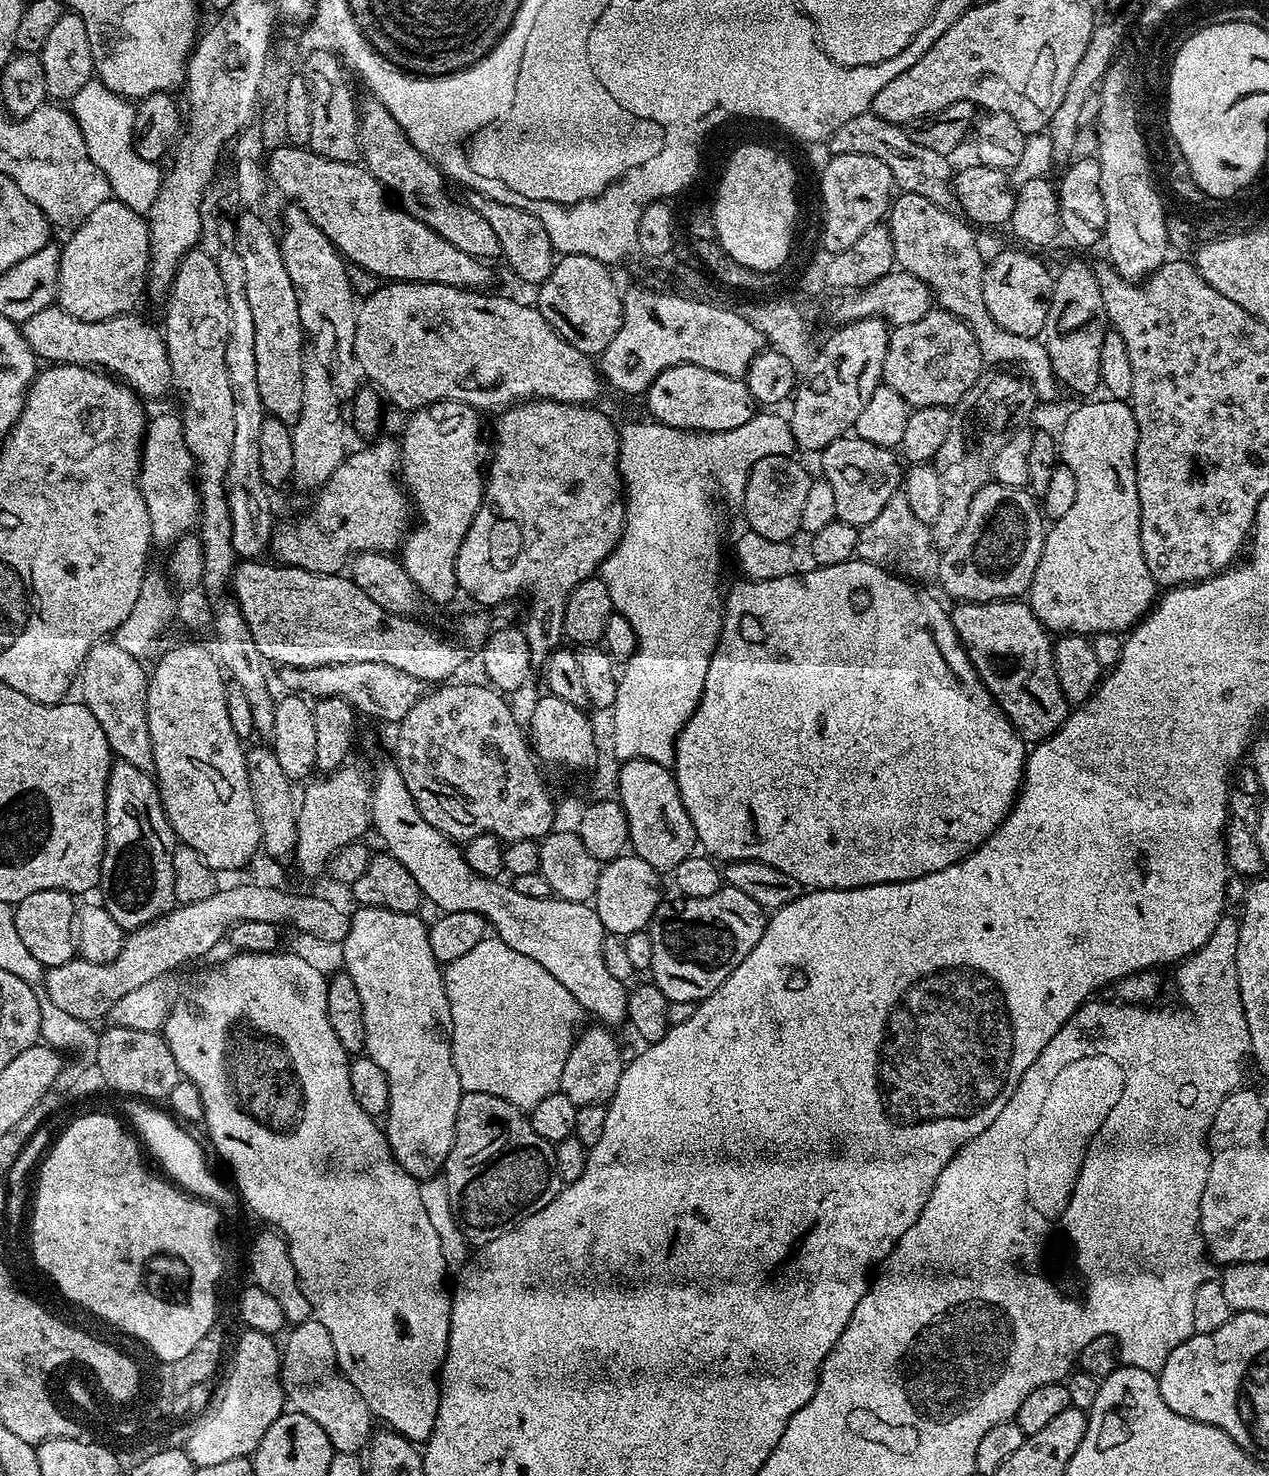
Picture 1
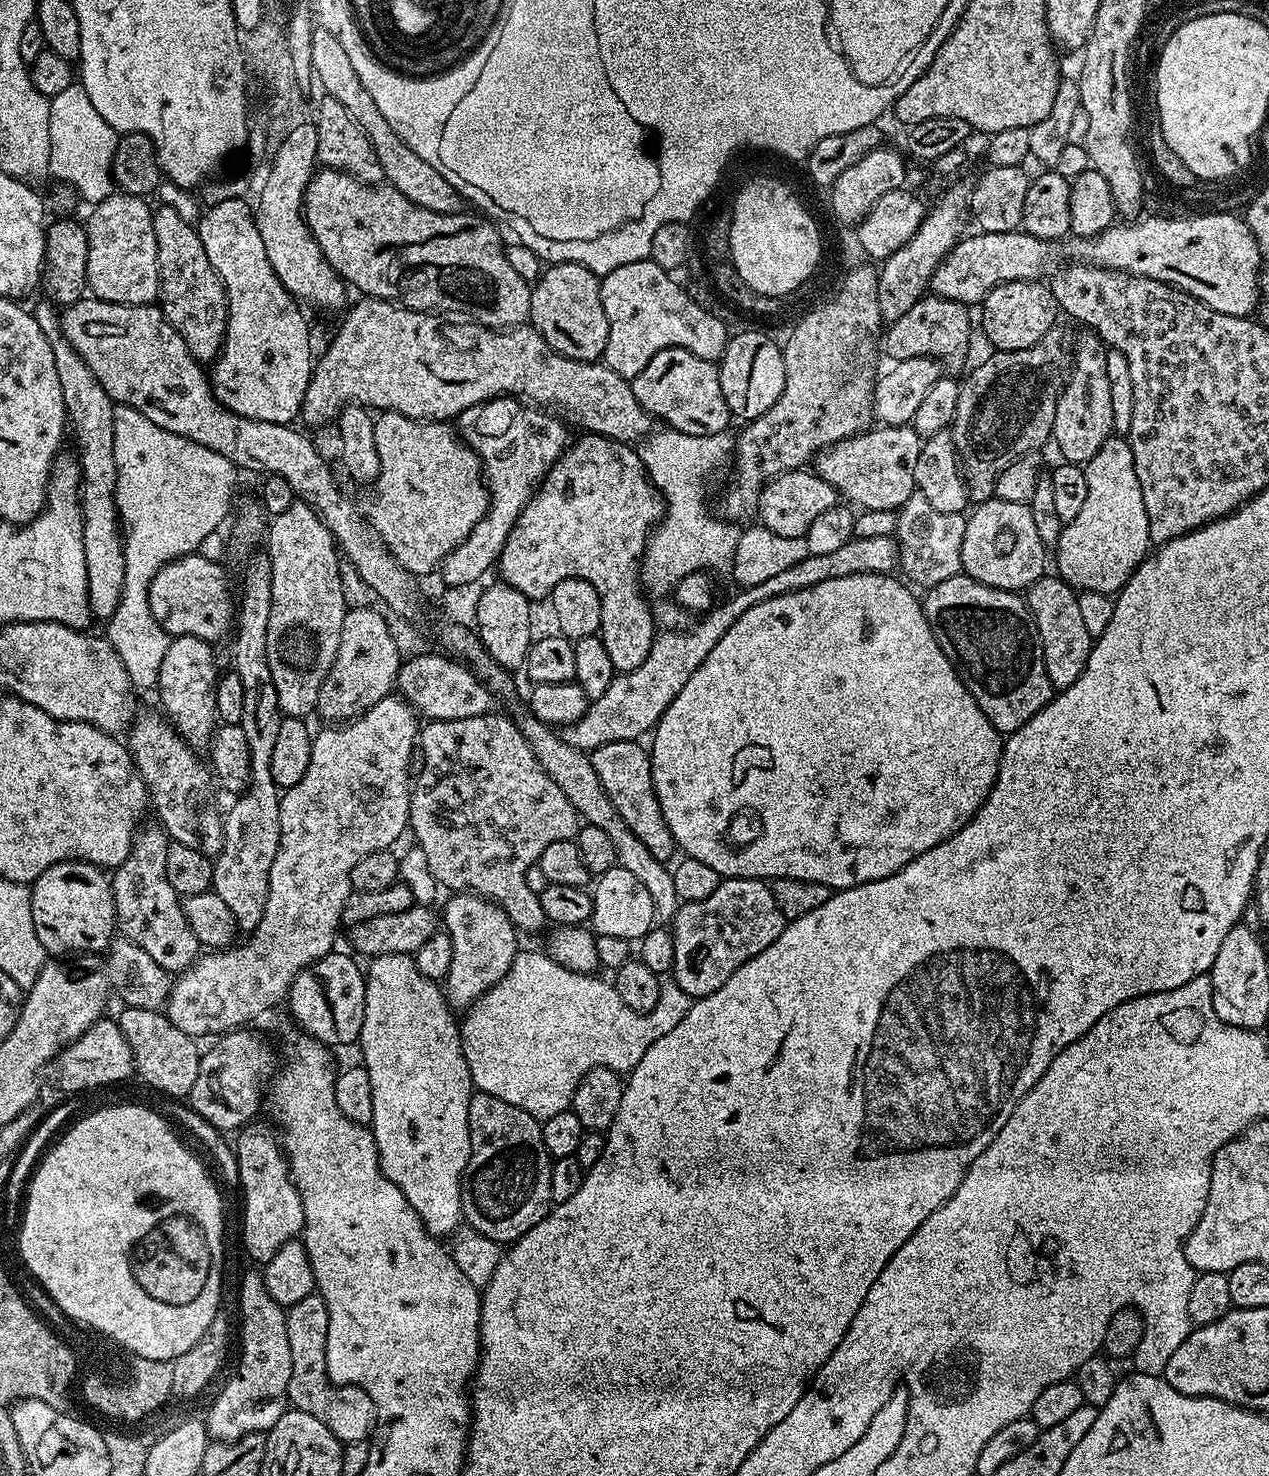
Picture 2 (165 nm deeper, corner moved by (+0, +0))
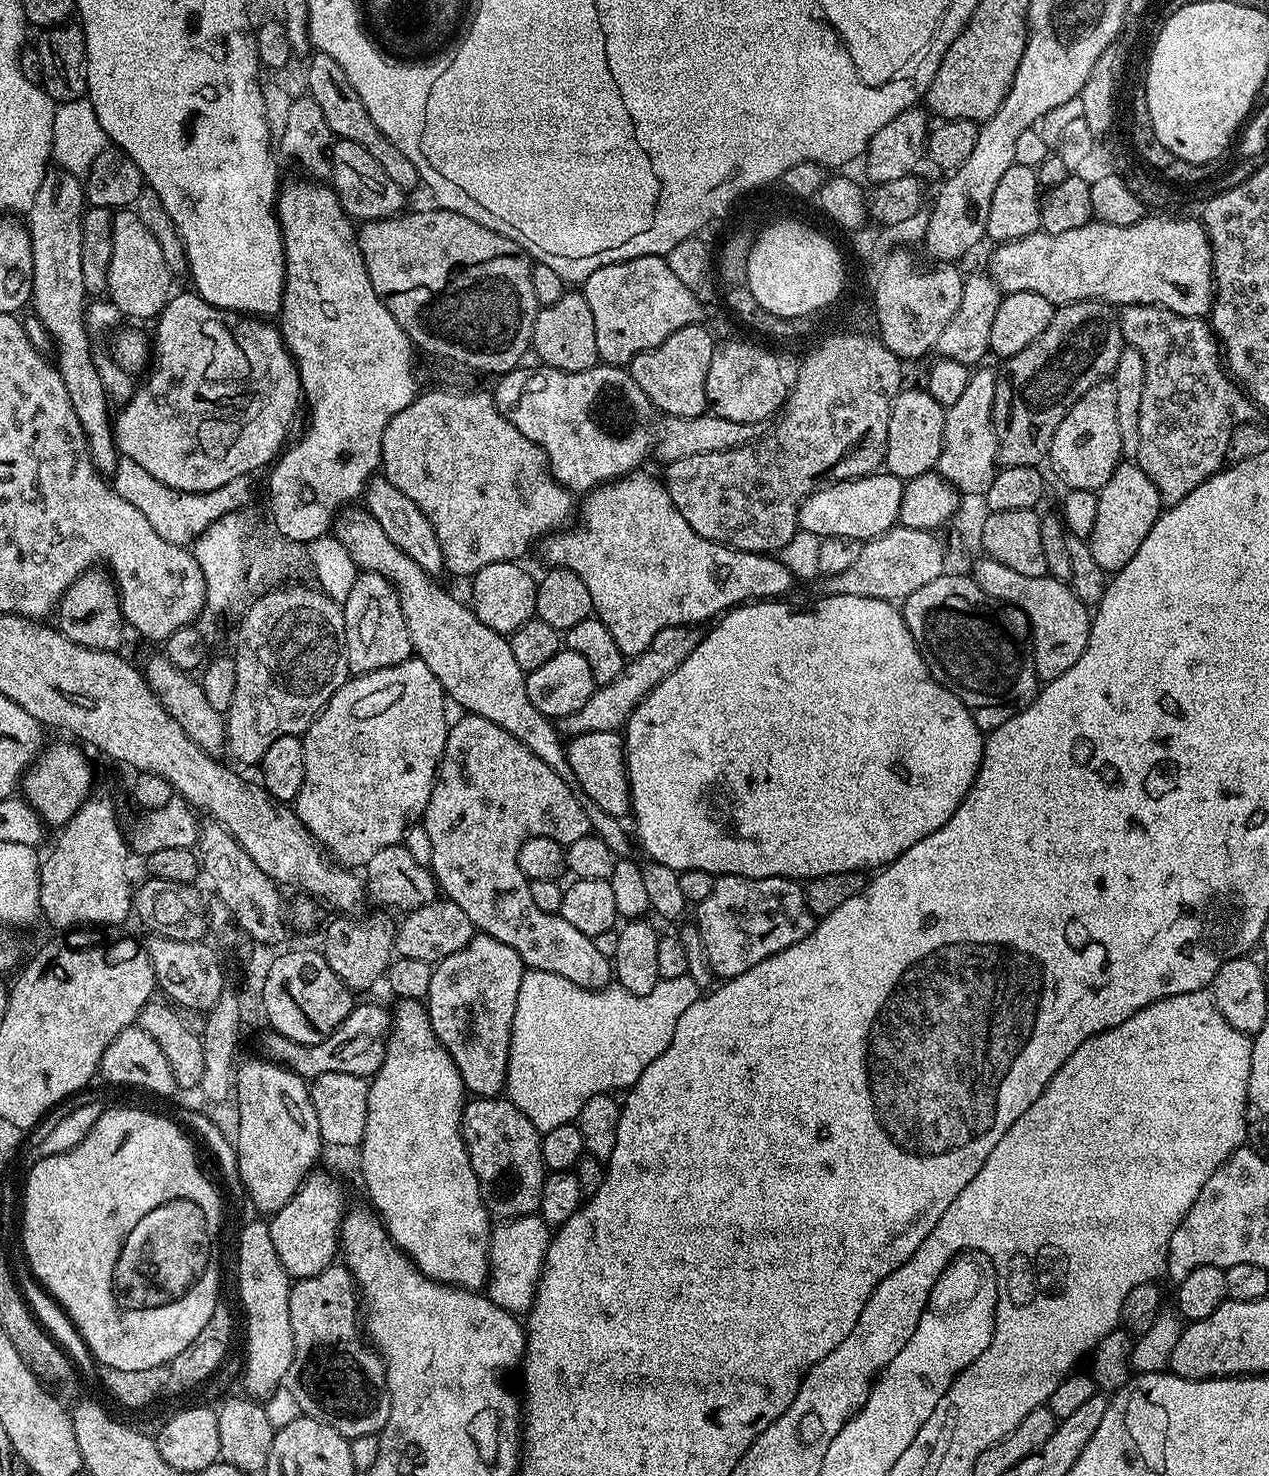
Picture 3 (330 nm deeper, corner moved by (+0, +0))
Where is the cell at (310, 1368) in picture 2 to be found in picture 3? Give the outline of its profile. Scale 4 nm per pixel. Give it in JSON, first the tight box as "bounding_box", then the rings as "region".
{"bounding_box":[287,1266,392,1441],"region":[[[344,1266],[327,1268],[322,1270],[322,1274],[314,1274],[314,1278],[295,1281],[288,1289],[288,1297],[290,1330],[294,1334],[294,1358],[288,1371],[287,1392],[293,1395],[303,1415],[338,1430],[338,1434],[342,1434],[347,1441],[362,1438],[362,1434],[377,1435],[390,1418],[392,1395],[388,1392],[384,1362],[379,1352],[362,1339],[358,1327],[358,1289],[352,1273]]]}

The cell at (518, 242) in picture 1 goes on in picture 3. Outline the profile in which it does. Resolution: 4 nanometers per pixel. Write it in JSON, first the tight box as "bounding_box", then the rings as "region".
{"bounding_box":[306,51,418,190],"region":[[[313,51],[311,55],[312,57],[306,62],[307,95],[312,96],[314,102],[318,102],[318,107],[326,117],[326,126],[330,126],[333,137],[358,142],[358,146],[362,146],[362,150],[369,152],[374,157],[374,162],[378,162],[378,166],[386,170],[390,182],[394,182],[399,188],[411,190],[418,184],[416,168],[410,162],[410,158],[406,158],[406,154],[402,154],[402,150],[398,150],[398,146],[394,146],[394,142],[390,142],[390,138],[386,138],[380,133],[378,126],[374,126],[366,106],[362,106],[362,98],[358,98],[354,86],[350,86],[350,82],[346,79],[342,66],[338,66],[338,62],[330,58],[330,54]]]}

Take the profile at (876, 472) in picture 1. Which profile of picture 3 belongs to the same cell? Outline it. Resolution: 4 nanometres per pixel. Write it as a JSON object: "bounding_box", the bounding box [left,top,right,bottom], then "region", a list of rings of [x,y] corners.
{"bounding_box":[887,387,944,478],"region":[[[905,387],[896,395],[890,414],[890,430],[888,431],[887,471],[893,476],[907,478],[923,472],[933,471],[942,454],[942,434],[944,433],[944,407],[923,387]]]}

